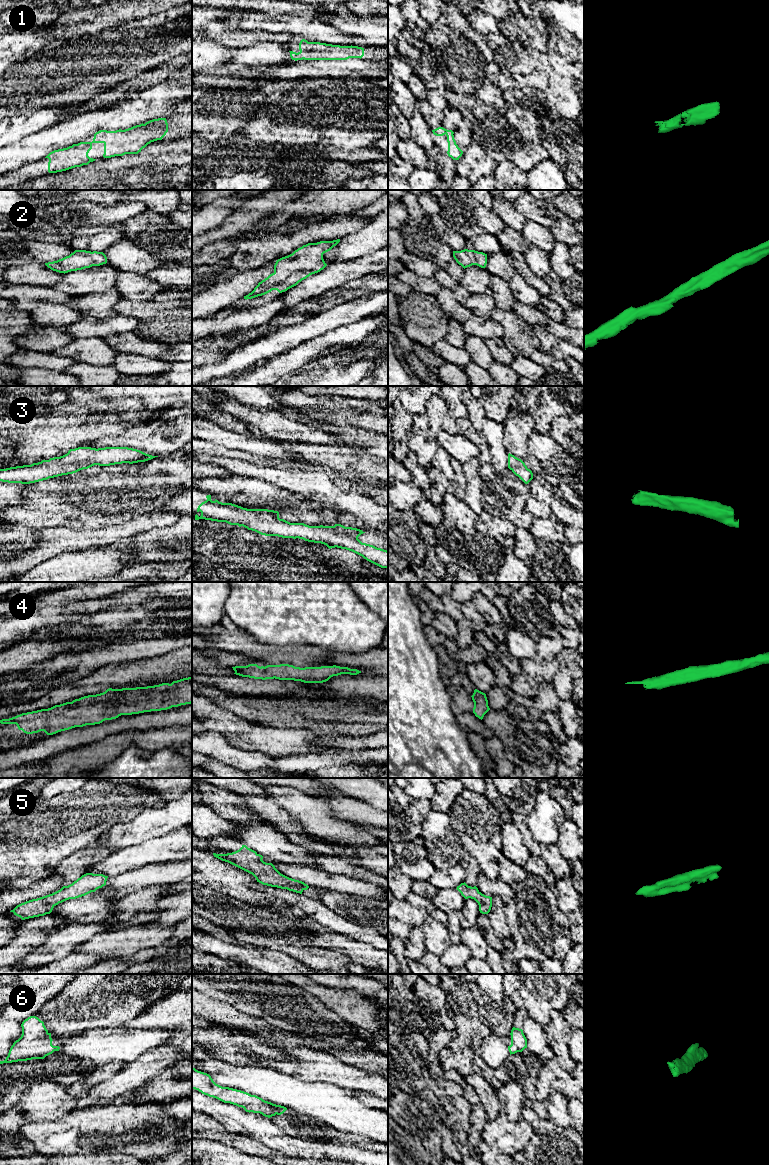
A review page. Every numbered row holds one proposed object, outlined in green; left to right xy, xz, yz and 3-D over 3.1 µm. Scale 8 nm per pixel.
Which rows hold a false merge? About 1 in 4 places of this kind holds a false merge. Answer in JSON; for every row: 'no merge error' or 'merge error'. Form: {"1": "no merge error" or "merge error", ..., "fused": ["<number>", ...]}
{"1": "no merge error", "2": "no merge error", "3": "no merge error", "4": "no merge error", "5": "no merge error", "6": "no merge error", "fused": []}

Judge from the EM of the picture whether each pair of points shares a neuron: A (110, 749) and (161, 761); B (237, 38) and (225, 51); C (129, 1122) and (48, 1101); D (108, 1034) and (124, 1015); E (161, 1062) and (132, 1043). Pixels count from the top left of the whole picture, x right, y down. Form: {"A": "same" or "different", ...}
{"A": "different", "B": "different", "C": "different", "D": "different", "E": "different"}

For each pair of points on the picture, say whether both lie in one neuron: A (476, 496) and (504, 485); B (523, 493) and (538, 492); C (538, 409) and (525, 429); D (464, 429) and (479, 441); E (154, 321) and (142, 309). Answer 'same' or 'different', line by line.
A: different
B: different
C: different
D: same
E: same

